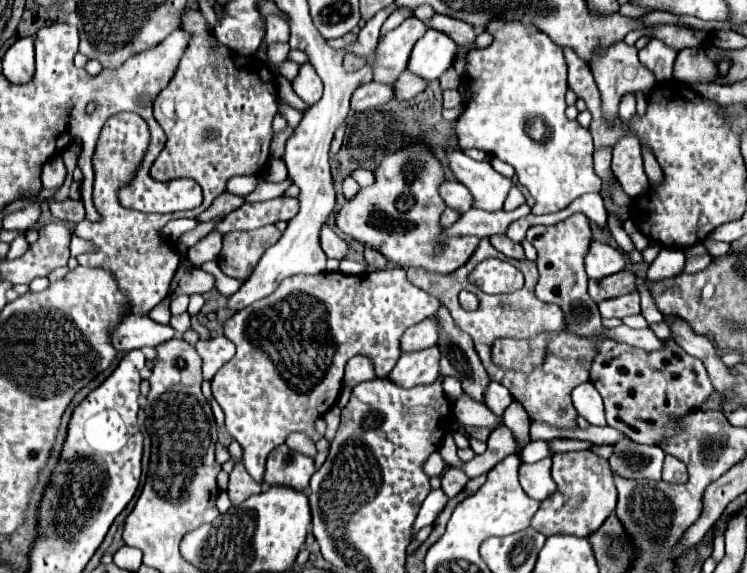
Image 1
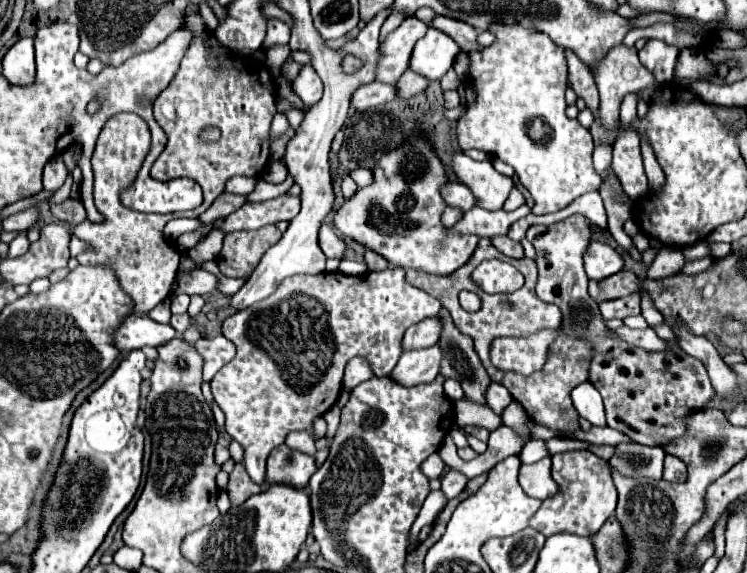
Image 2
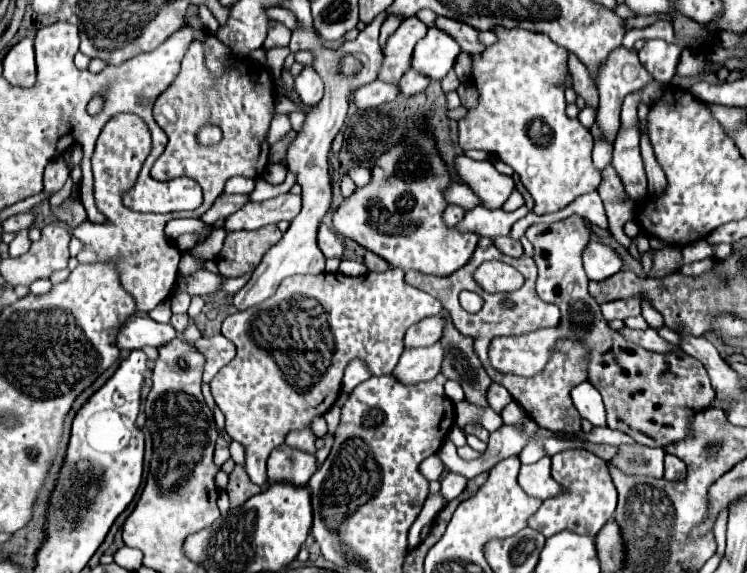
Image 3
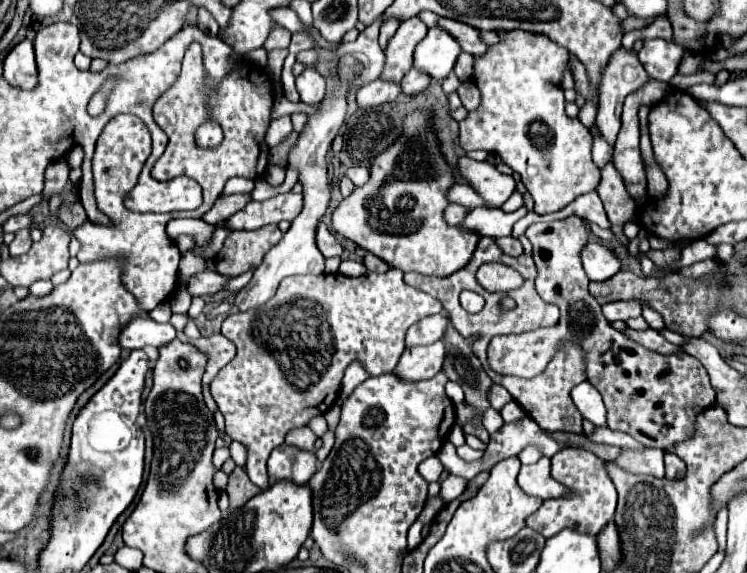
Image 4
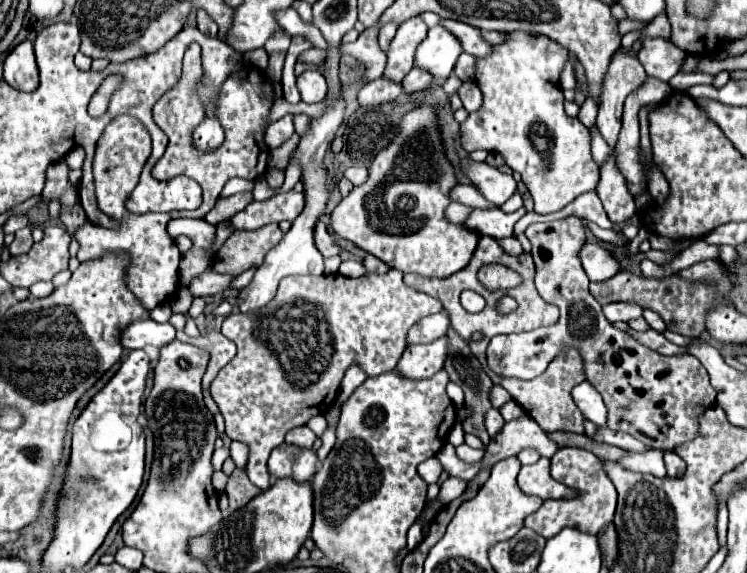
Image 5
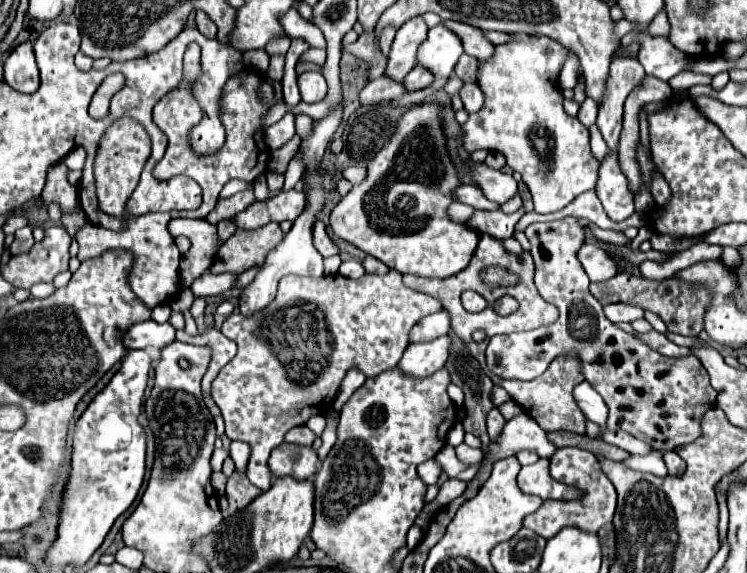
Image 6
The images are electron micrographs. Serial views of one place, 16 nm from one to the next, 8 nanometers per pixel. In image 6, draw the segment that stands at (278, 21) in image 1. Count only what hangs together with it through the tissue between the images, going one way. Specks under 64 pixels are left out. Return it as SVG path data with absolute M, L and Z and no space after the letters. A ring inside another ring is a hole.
M286 34L286 36L276 36L274 40L270 40L264 50L266 50L268 54L286 54L288 46L290 46L290 36Z

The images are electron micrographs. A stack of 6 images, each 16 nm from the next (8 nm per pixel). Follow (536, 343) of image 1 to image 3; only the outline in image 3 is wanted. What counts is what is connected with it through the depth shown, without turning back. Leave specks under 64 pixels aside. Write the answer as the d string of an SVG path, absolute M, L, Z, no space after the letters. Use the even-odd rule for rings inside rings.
M570 216L554 224L534 224L526 230L526 238L536 250L536 294L544 302L552 302L560 308L562 322L558 328L544 328L526 336L494 338L490 344L492 366L500 372L528 378L546 366L558 338L582 340L590 350L588 380L604 398L608 426L632 436L644 446L666 448L682 440L690 430L690 418L714 400L714 388L700 360L688 356L680 348L666 354L644 350L608 328L598 302L588 294L582 252L588 246L590 228L582 216Z

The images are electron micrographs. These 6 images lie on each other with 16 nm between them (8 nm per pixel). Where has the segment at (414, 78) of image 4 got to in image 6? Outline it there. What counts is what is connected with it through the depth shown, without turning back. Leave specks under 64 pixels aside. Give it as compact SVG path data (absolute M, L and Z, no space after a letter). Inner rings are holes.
M412 68L408 72L408 76L402 80L406 92L414 92L414 90L424 90L432 84L434 76L430 72L424 72L424 68Z

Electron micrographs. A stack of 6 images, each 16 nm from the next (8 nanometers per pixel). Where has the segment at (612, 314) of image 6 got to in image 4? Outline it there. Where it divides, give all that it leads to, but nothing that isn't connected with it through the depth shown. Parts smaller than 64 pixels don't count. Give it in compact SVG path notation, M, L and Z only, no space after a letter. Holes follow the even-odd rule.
M616 300L602 306L602 314L608 322L612 320L628 320L642 314L642 306L638 300Z

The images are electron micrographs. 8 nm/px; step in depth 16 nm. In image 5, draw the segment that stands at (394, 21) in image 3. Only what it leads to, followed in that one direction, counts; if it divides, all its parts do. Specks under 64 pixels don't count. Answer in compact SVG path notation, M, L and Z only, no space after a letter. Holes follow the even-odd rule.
M388 22L380 28L380 48L386 52L388 48L388 42L390 42L390 36L396 34L396 22Z

